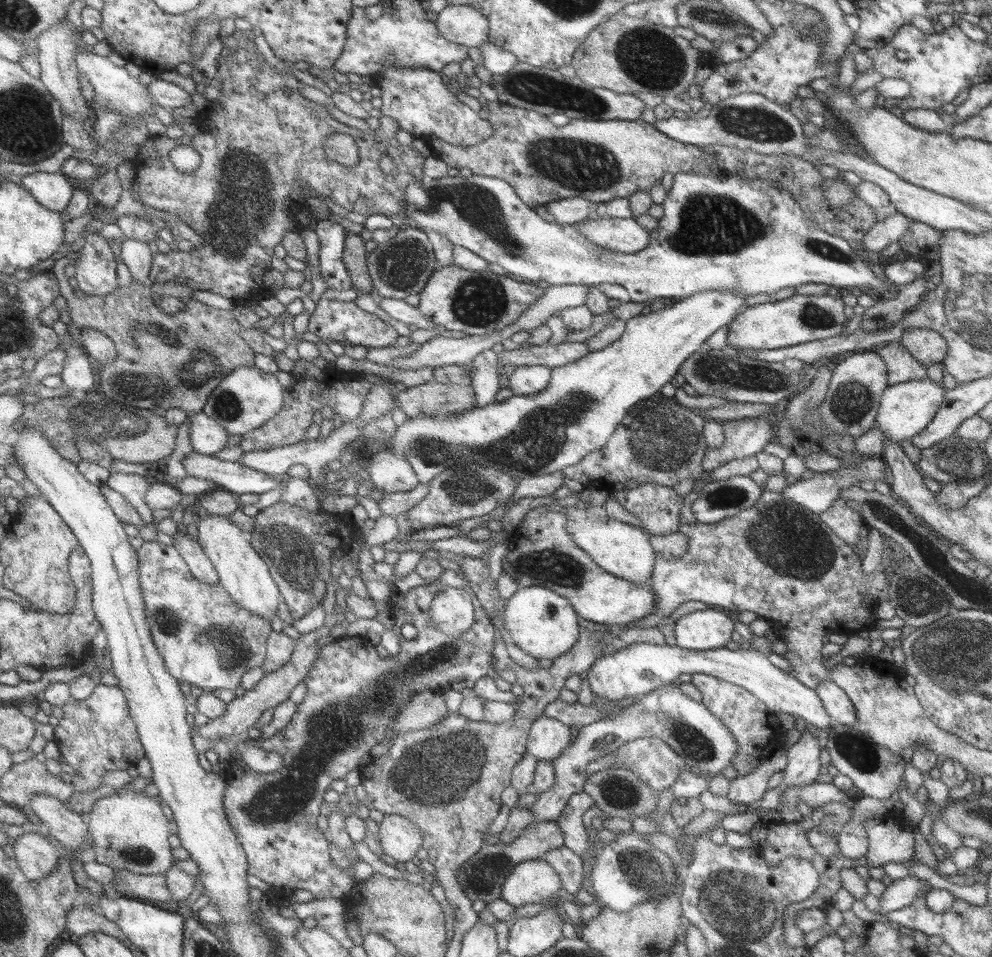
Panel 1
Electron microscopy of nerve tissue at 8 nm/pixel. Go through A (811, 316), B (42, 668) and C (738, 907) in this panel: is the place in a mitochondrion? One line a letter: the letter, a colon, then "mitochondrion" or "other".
A: mitochondrion
B: other
C: mitochondrion

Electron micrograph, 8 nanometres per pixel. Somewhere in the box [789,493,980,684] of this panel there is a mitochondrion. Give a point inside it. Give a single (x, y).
(921, 602)

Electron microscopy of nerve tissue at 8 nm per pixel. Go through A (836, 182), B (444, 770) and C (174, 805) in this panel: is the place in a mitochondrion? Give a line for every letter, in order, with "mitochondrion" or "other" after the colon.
A: other
B: mitochondrion
C: other

